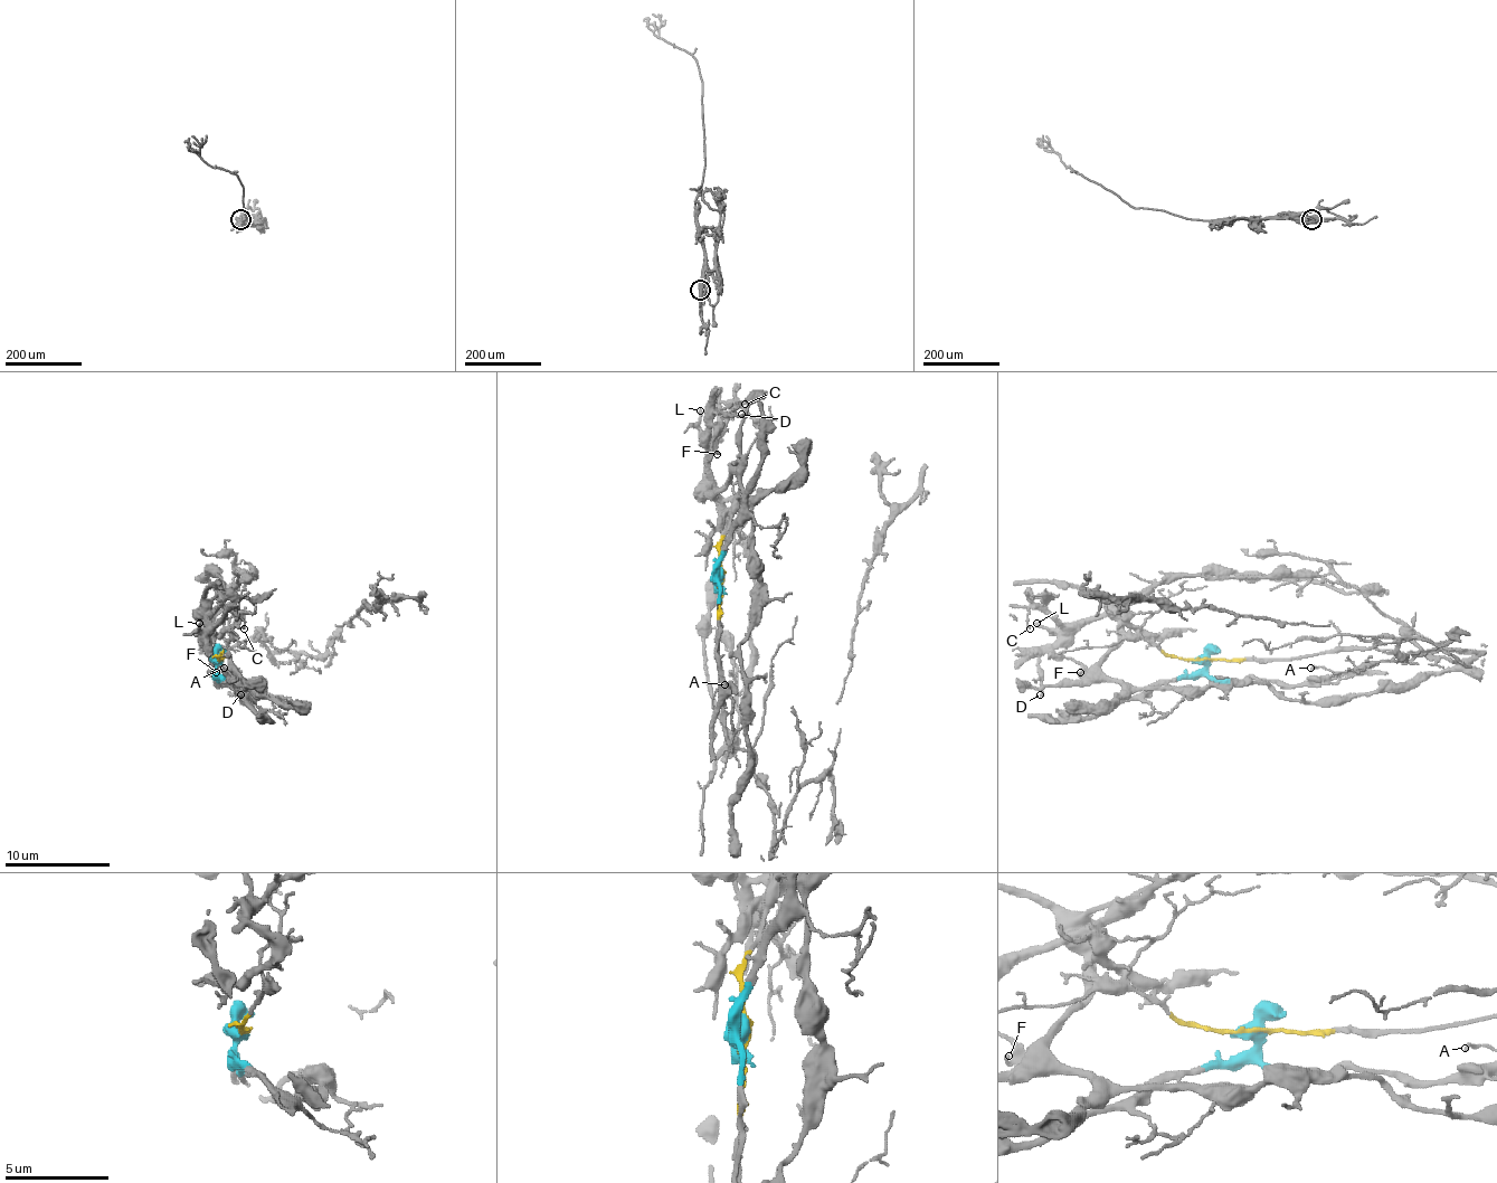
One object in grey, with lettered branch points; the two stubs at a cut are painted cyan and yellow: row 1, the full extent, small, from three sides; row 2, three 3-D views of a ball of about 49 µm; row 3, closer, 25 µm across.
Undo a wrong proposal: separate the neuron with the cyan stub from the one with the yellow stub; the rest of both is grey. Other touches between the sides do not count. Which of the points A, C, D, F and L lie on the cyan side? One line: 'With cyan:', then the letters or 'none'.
With cyan: A, C, D, F, L

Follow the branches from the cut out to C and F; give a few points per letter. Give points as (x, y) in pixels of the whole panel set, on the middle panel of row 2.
C: (723, 576), (726, 536), (749, 499), (733, 473), (708, 489), (708, 465), (716, 433), (745, 404)
F: (723, 576), (726, 536), (747, 516), (749, 499), (733, 473), (708, 491), (710, 428), (710, 454), (718, 454)

